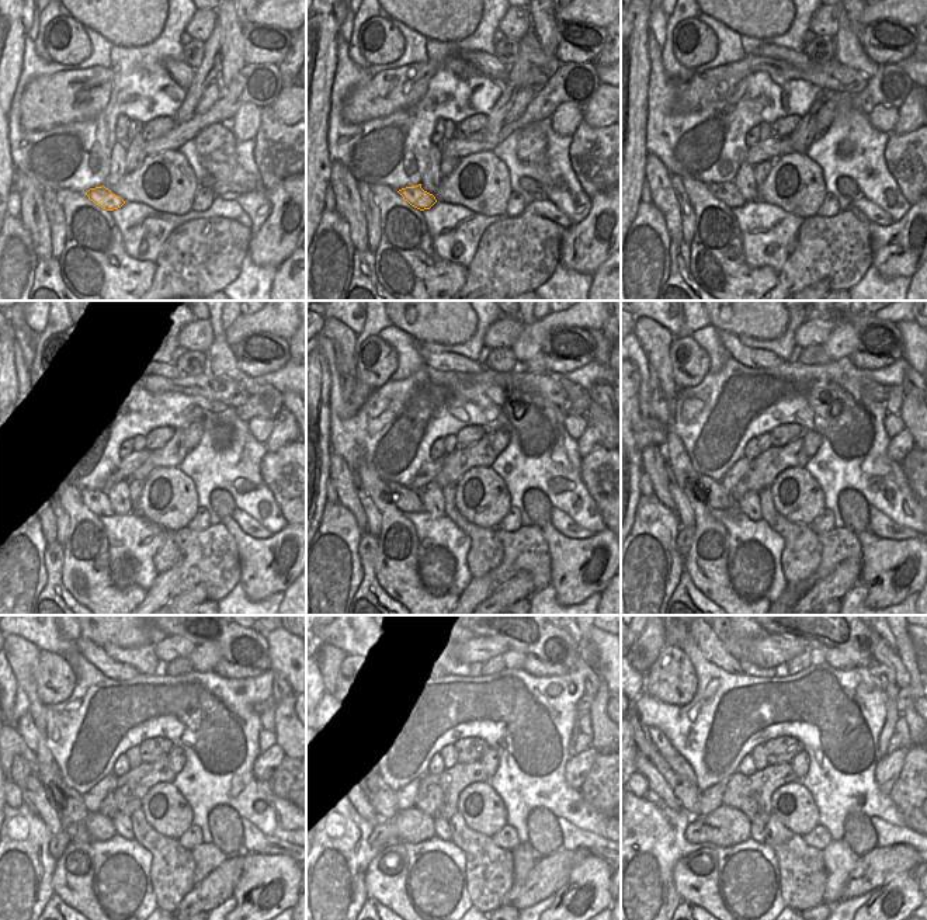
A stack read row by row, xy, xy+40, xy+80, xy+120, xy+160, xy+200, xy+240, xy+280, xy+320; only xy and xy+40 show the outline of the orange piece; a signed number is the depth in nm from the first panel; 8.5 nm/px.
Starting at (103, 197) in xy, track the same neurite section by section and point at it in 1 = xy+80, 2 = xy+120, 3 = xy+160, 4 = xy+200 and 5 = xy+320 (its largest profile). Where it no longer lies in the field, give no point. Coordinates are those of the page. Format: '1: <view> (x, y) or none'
1: xy+80 (728, 193)
2: xy+120 (97, 502)
3: xy+160 (408, 500)
4: xy+200 (707, 490)
5: xy+320 (677, 771)

